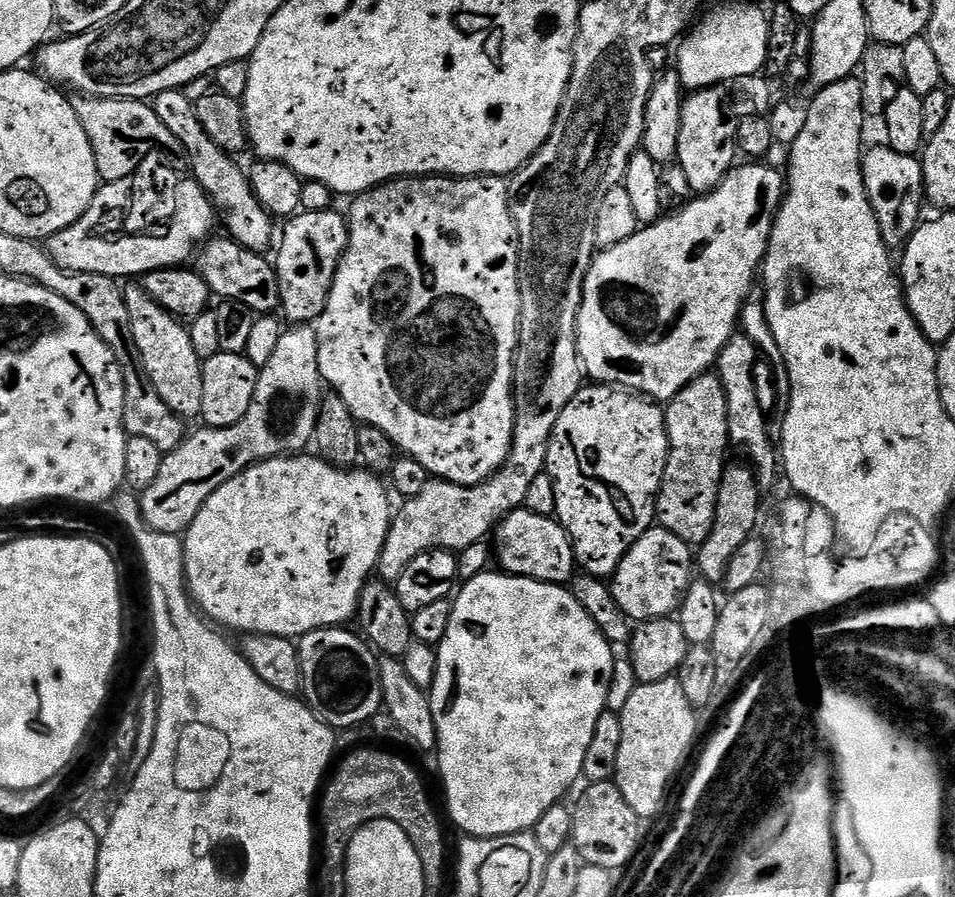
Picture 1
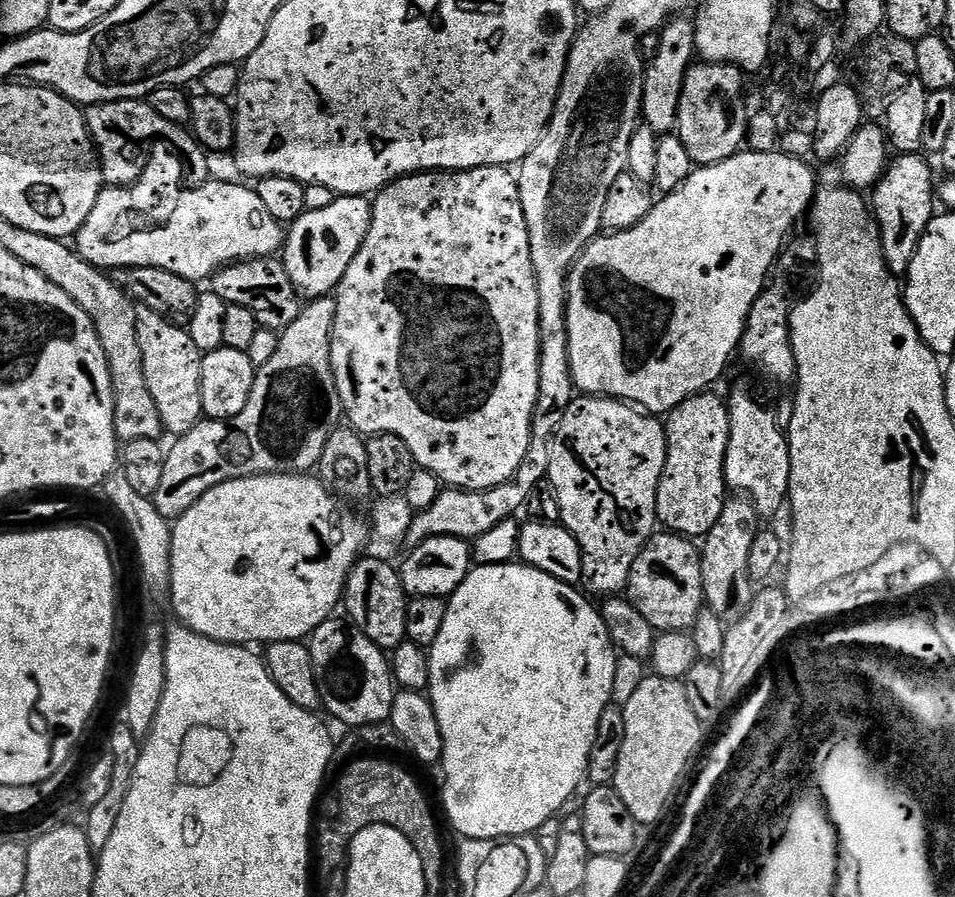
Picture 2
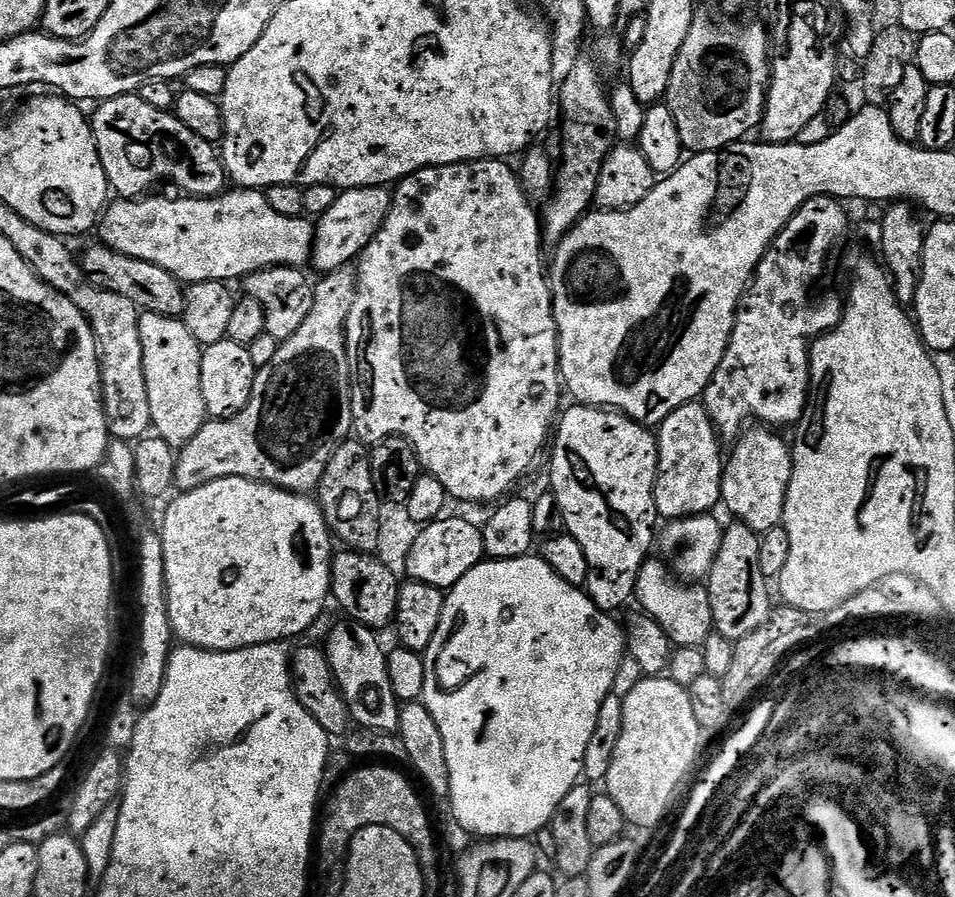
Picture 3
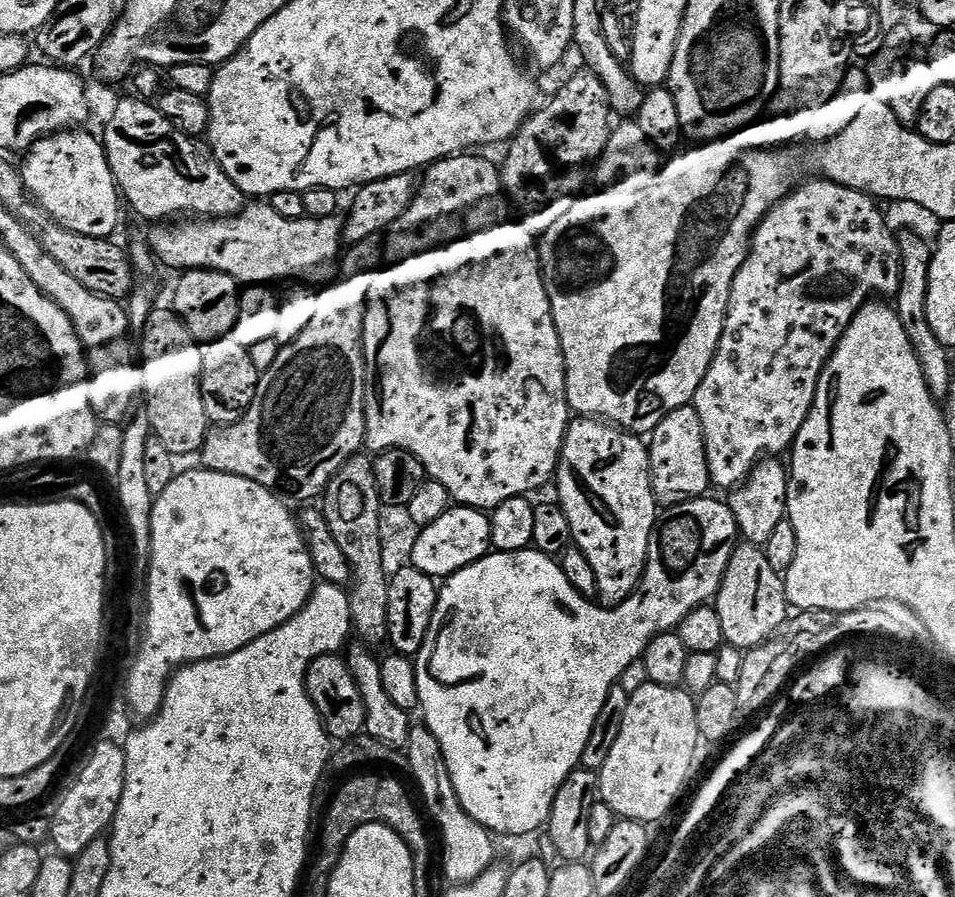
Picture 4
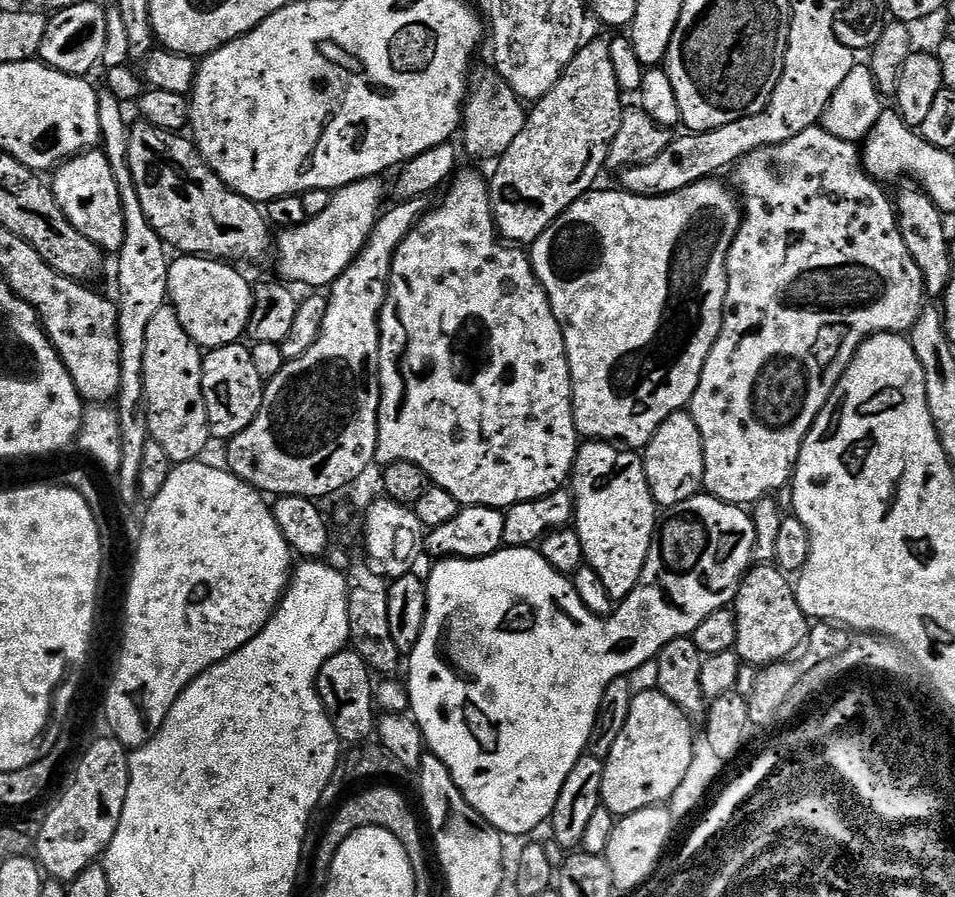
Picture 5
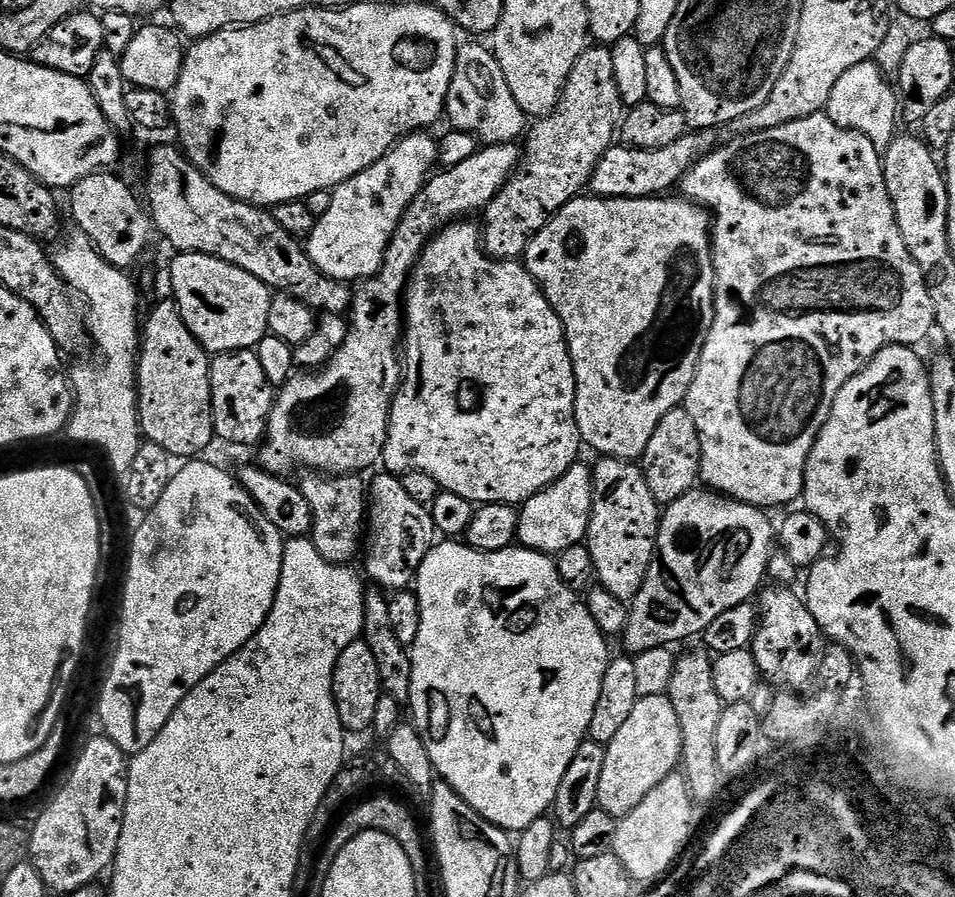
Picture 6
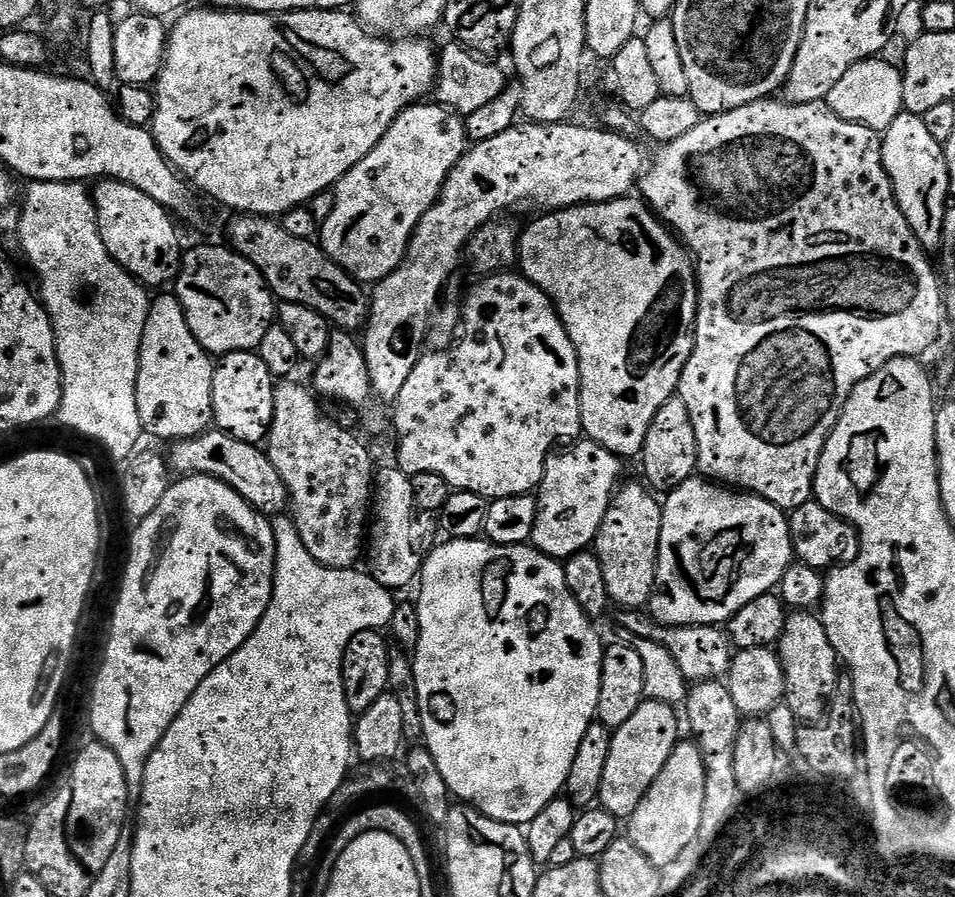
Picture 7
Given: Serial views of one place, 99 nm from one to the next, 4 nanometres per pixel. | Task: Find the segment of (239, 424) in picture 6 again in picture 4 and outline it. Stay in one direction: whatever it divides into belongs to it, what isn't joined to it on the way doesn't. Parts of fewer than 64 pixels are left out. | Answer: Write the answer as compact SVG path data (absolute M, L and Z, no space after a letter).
M232 335L222 336L219 340L207 341L202 347L202 406L206 406L208 423L212 426L223 426L238 422L250 410L256 397L258 382L262 373L250 359L246 346L238 346Z

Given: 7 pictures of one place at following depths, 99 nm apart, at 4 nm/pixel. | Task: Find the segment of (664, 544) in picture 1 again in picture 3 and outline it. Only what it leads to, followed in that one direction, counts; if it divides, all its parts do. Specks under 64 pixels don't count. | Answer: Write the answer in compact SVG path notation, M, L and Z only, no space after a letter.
M649 558L644 561L638 574L634 600L640 603L637 604L639 611L654 618L654 622L666 630L670 642L676 648L703 648L714 632L707 587L679 579L663 559Z

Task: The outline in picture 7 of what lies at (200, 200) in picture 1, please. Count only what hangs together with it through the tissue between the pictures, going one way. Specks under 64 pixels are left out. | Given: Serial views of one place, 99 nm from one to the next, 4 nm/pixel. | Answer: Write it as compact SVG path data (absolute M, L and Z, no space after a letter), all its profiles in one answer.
M421 102L407 108L386 130L382 142L334 185L336 201L330 218L321 224L318 243L335 264L342 266L365 286L375 286L392 273L403 260L410 238L426 210L440 199L450 170L470 147L465 121L451 108L437 102Z

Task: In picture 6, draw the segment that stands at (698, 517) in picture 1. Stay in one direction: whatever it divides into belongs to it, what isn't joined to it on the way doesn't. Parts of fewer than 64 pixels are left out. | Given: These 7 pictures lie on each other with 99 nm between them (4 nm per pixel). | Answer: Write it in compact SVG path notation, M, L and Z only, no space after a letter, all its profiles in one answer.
M683 406L670 410L670 414L658 422L644 451L642 467L646 486L650 486L650 494L654 494L656 503L661 506L674 503L697 487L700 480L700 435L698 426L694 426L694 418L690 418Z

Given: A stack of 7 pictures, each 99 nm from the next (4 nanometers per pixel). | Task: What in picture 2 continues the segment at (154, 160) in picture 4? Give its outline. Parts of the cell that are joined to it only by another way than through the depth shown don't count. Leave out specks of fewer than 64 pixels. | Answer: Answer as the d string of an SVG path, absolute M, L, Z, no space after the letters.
M115 100L105 104L94 104L87 109L88 132L98 153L100 170L108 186L131 186L148 169L148 161L153 159L152 147L159 140L165 140L174 151L180 152L184 163L182 176L189 185L199 186L210 179L208 172L209 153L201 146L187 127L175 124L173 120L162 118L151 103L144 100Z

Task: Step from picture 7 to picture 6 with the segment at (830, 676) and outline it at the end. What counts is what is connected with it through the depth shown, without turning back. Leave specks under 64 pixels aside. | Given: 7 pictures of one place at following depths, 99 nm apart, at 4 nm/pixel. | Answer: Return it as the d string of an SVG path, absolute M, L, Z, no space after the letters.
M768 586L759 593L756 637L752 640L750 649L761 677L780 690L804 690L800 688L806 687L811 680L813 682L817 679L820 661L826 653L826 640L818 622L814 622L814 614L810 614L808 605L792 591L793 589L788 586Z

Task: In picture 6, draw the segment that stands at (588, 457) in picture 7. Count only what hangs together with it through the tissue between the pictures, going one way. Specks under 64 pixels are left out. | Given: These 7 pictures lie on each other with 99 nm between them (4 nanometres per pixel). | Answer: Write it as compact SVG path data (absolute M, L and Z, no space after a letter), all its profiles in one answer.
M578 462L562 478L558 478L550 486L546 486L538 494L524 501L518 508L518 530L516 538L521 548L528 548L532 552L543 552L545 554L559 554L575 544L585 543L588 534L588 523L592 513L592 468Z

